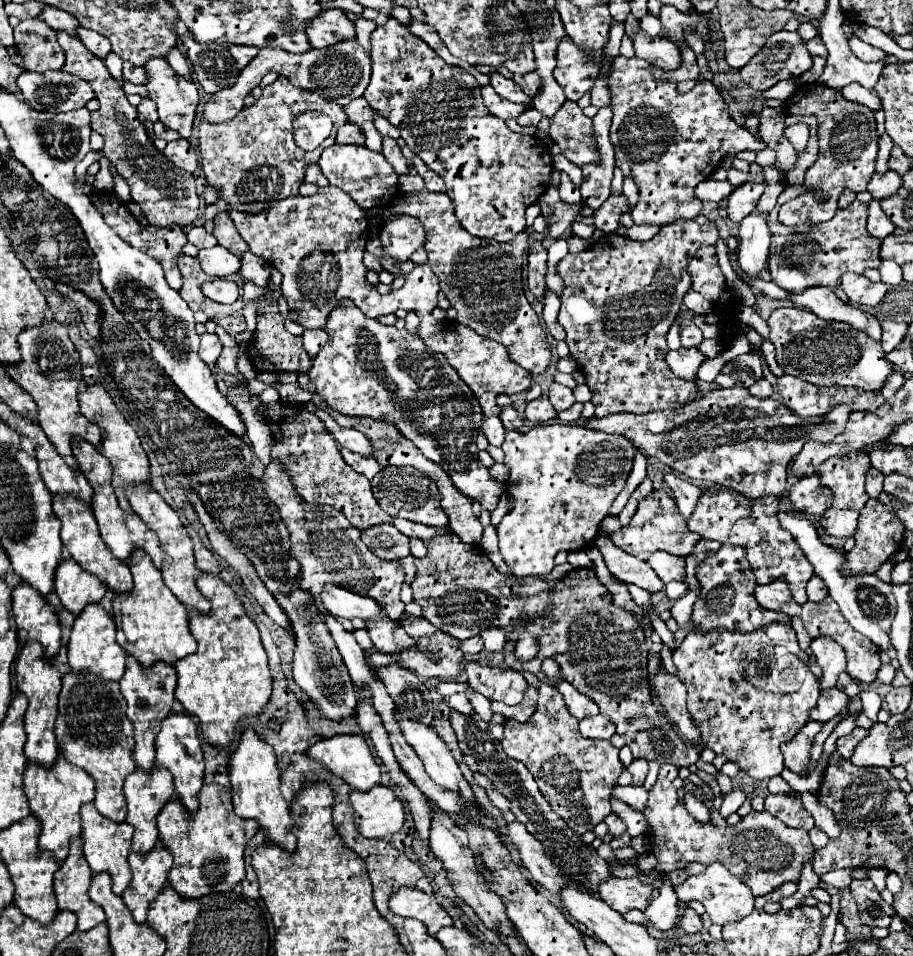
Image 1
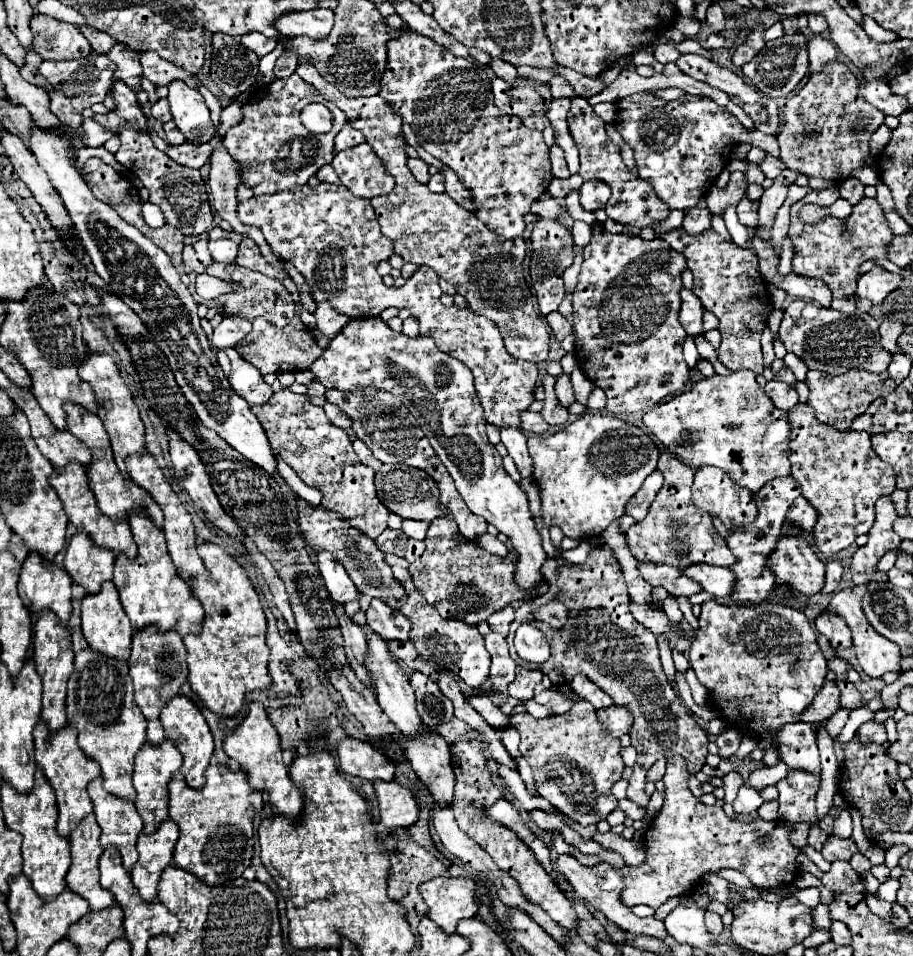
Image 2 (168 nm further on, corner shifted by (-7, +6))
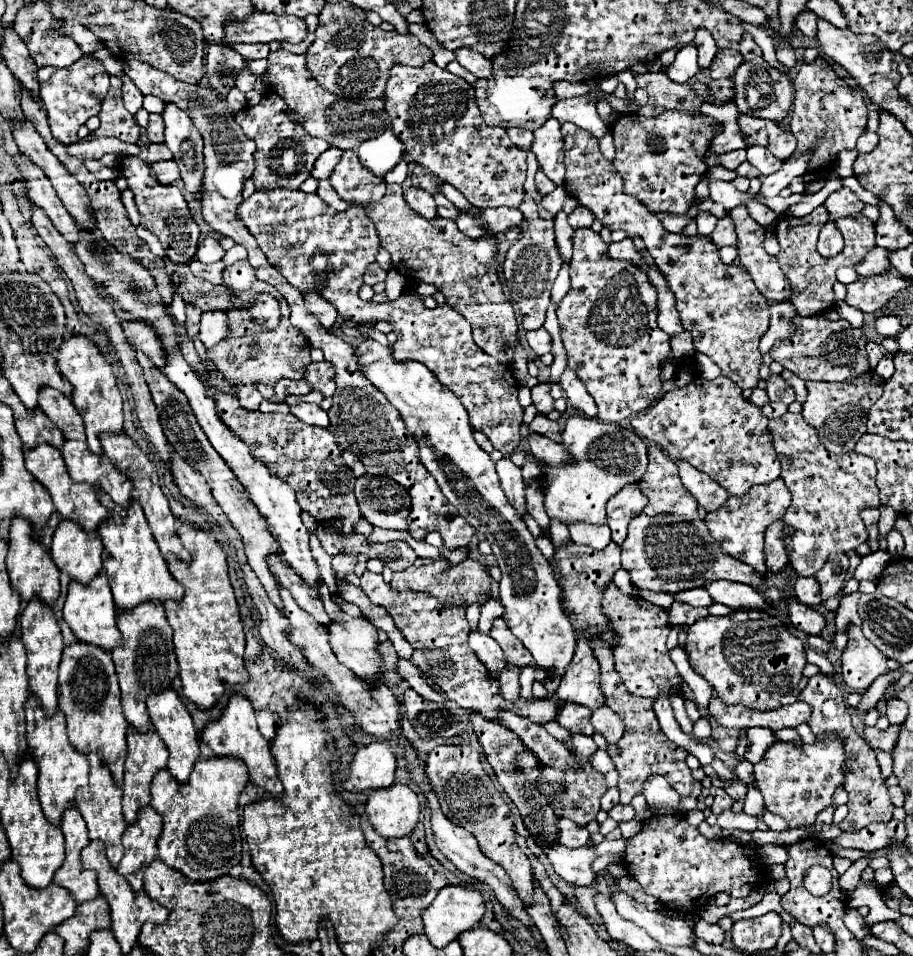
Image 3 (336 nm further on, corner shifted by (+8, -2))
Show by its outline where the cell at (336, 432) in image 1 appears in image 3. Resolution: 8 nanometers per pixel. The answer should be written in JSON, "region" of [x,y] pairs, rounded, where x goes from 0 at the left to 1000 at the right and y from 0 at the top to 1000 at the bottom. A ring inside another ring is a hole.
{"region":[[[326,422],[322,426],[318,426],[320,434],[324,434],[331,442],[337,445],[348,445],[348,447],[359,447],[359,432],[353,430],[348,424],[344,422]]]}

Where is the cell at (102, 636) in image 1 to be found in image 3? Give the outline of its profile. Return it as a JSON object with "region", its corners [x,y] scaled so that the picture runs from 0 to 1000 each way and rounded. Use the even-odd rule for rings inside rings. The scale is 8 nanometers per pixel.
{"region":[[[110,597],[105,606],[101,606],[101,610],[96,612],[83,610],[83,606],[77,608],[70,631],[70,650],[77,654],[77,658],[88,671],[110,675],[116,681],[131,675],[131,660],[127,656],[127,635],[123,635],[123,618],[118,618],[118,606],[114,597]]]}

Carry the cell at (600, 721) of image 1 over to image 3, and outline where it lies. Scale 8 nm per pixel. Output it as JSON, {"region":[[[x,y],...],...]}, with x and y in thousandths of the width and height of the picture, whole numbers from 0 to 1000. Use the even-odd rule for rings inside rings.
{"region":[[[655,740],[648,746],[648,758],[653,763],[653,767],[662,769],[662,773],[666,777],[675,777],[681,769],[683,769],[683,754],[679,752],[679,748],[675,748],[668,740]]]}

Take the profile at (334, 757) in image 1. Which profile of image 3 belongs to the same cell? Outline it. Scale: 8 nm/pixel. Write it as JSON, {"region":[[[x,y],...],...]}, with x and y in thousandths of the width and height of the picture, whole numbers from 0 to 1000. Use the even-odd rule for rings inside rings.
{"region":[[[423,775],[405,777],[390,786],[383,804],[383,815],[377,819],[377,823],[390,829],[429,823],[434,802],[436,798],[427,777]]]}

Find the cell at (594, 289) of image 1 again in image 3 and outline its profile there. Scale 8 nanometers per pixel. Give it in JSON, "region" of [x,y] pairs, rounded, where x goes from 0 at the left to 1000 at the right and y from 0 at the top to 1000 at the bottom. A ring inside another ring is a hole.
{"region":[[[629,258],[629,269],[624,275],[624,304],[620,306],[620,311],[616,313],[613,321],[611,321],[611,336],[613,336],[613,344],[616,344],[616,357],[618,357],[618,365],[622,369],[622,384],[627,384],[631,388],[631,392],[640,399],[644,411],[651,415],[653,424],[655,424],[655,438],[664,440],[664,442],[677,442],[681,438],[686,438],[692,432],[701,432],[708,430],[723,413],[725,407],[725,399],[723,399],[723,380],[734,371],[734,350],[729,350],[727,346],[723,346],[723,342],[719,340],[719,302],[714,300],[714,296],[710,294],[710,288],[705,283],[701,283],[699,279],[694,279],[690,273],[673,273],[666,267],[640,267],[637,260],[633,263],[635,267],[631,267],[631,258]]]}

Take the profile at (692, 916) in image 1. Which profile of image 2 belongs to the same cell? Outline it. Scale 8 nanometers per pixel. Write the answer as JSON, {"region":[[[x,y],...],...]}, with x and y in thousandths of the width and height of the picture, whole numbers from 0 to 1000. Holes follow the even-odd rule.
{"region":[[[772,953],[772,970],[777,976],[781,978],[788,978],[792,974],[792,965],[790,965],[790,959],[785,955],[779,955],[779,953]]]}

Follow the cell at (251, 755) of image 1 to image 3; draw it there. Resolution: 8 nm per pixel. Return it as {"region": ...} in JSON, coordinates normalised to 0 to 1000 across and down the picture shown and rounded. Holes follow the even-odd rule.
{"region":[[[258,725],[250,731],[250,737],[243,744],[241,752],[226,756],[226,760],[219,765],[219,773],[239,792],[261,792],[261,794],[265,794],[272,802],[274,817],[285,821],[289,827],[300,829],[300,821],[302,821],[302,817],[307,817],[304,806],[302,806],[302,796],[296,788],[296,777],[283,765],[280,748],[278,748],[278,742],[276,742],[274,733],[265,725]]]}

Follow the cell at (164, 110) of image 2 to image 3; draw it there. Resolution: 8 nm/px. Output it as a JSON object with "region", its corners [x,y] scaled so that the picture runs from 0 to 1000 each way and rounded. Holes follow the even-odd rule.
{"region":[[[164,120],[164,129],[162,129],[162,145],[166,150],[177,150],[180,147],[180,127],[177,120]]]}

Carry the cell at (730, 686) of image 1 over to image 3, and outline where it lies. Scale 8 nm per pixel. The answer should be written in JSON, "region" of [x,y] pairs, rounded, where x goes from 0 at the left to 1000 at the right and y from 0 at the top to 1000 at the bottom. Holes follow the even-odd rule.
{"region":[[[802,639],[793,645],[771,645],[762,650],[751,660],[751,685],[758,696],[758,700],[769,706],[782,723],[789,727],[789,731],[795,737],[817,737],[832,744],[854,742],[857,737],[865,737],[874,733],[874,712],[878,708],[878,700],[883,696],[881,687],[881,675],[874,666],[870,666],[854,647],[837,645],[837,647],[821,647],[817,639]]]}

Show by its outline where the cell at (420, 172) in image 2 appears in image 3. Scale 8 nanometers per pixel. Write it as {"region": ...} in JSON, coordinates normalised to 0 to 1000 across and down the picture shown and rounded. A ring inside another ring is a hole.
{"region":[[[447,196],[442,200],[442,208],[447,212],[447,217],[451,217],[451,221],[456,221],[458,225],[464,225],[464,229],[478,229],[478,210],[473,204],[469,204],[462,198],[456,196]]]}

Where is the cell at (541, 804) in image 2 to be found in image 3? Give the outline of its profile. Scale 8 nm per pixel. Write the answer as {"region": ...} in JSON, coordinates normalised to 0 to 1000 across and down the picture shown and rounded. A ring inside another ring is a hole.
{"region":[[[613,857],[613,882],[620,886],[637,886],[644,883],[646,871],[644,867],[631,863],[624,857]]]}

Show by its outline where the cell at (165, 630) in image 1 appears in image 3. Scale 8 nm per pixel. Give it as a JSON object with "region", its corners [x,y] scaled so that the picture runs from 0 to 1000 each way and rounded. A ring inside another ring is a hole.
{"region":[[[107,514],[107,522],[118,532],[118,547],[114,547],[114,551],[110,551],[107,558],[114,566],[112,589],[114,589],[114,597],[120,608],[120,614],[123,614],[127,637],[131,639],[147,637],[149,633],[160,631],[160,629],[164,631],[180,631],[184,627],[197,629],[202,616],[186,601],[184,591],[180,583],[175,581],[173,568],[169,566],[169,560],[164,558],[164,551],[156,537],[153,526],[147,526],[145,522],[145,526],[138,532],[138,530],[123,526],[123,522],[114,518],[114,514]]]}

